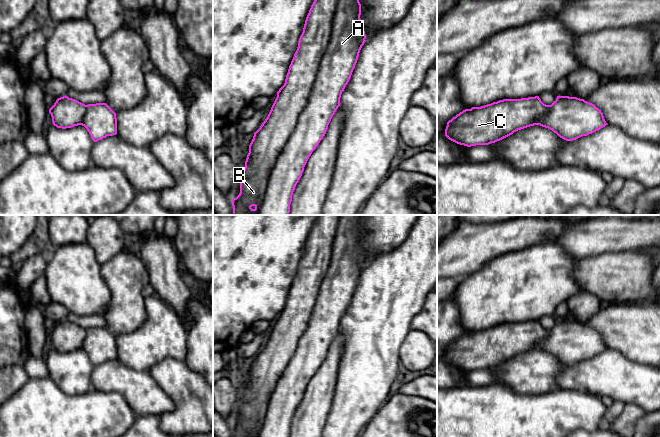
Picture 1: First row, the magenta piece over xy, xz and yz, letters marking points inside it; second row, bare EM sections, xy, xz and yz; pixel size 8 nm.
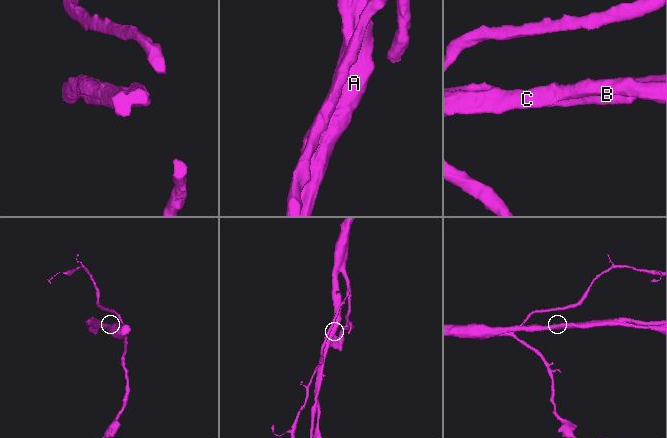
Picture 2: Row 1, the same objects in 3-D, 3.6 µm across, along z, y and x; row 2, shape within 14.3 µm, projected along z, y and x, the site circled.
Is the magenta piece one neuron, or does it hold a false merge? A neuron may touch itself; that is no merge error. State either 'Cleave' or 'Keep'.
Keep

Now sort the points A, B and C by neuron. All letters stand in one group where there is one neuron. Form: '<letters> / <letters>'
A B C

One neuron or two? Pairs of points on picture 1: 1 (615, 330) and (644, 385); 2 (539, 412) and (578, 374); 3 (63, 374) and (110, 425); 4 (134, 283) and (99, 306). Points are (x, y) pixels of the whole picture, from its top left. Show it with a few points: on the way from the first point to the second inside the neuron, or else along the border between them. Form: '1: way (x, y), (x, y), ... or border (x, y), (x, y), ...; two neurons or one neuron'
1: border (610, 349), (616, 349), (630, 359), (649, 366); two neurons
2: border (560, 388), (580, 389), (586, 392); two neurons
3: border (58, 385), (69, 395), (85, 393), (92, 387); two neurons
4: border (102, 278), (109, 289), (110, 302), (101, 314); two neurons

